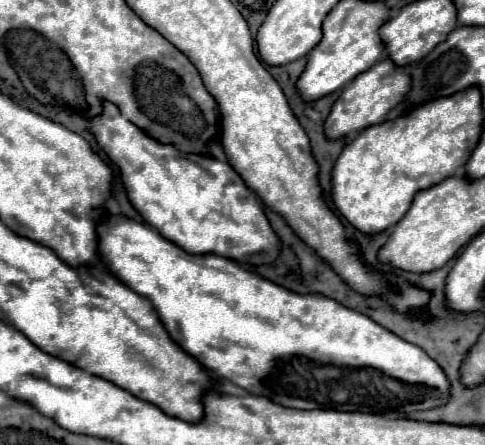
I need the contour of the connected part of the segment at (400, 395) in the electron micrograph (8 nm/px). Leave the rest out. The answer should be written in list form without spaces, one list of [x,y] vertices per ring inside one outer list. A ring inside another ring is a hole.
[[[107,215],[107,219],[99,225],[99,253],[101,253],[101,261],[123,283],[127,283],[127,287],[131,287],[135,293],[147,297],[153,303],[155,311],[159,313],[161,323],[167,327],[167,333],[171,335],[171,339],[175,339],[175,343],[179,343],[179,347],[183,347],[183,351],[187,351],[191,357],[195,357],[213,375],[243,387],[251,395],[261,395],[261,397],[267,397],[279,405],[297,407],[297,409],[335,409],[335,411],[363,411],[363,413],[413,413],[413,411],[427,411],[427,409],[443,407],[449,403],[451,383],[435,359],[431,359],[421,347],[397,337],[395,333],[381,327],[379,323],[375,323],[367,315],[357,313],[357,311],[337,303],[335,299],[329,299],[329,297],[319,295],[319,293],[307,293],[307,295],[293,293],[293,291],[289,291],[289,289],[285,289],[285,287],[281,287],[269,279],[263,279],[255,273],[245,271],[235,261],[225,259],[225,257],[191,255],[191,253],[183,251],[181,247],[177,247],[175,243],[163,239],[153,227],[149,227],[145,223],[131,221],[131,219],[121,217],[121,215]]]

